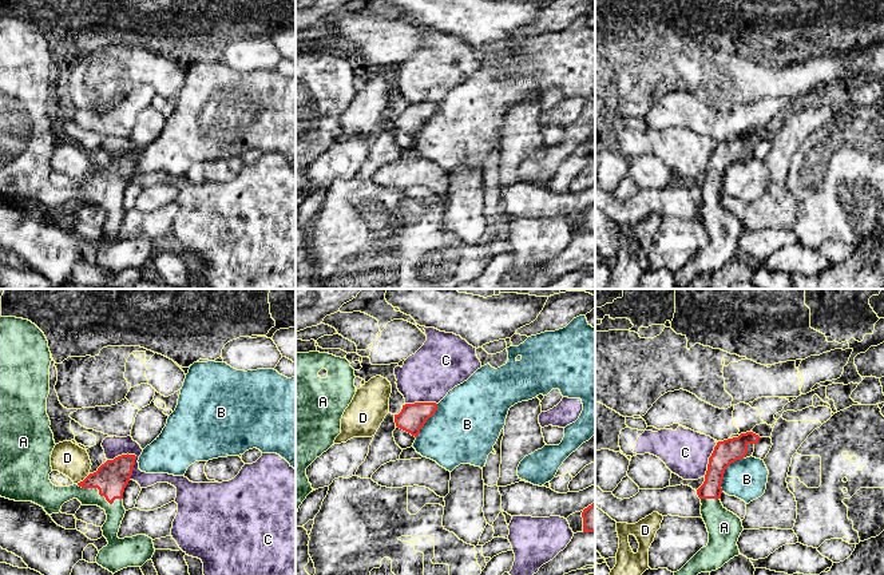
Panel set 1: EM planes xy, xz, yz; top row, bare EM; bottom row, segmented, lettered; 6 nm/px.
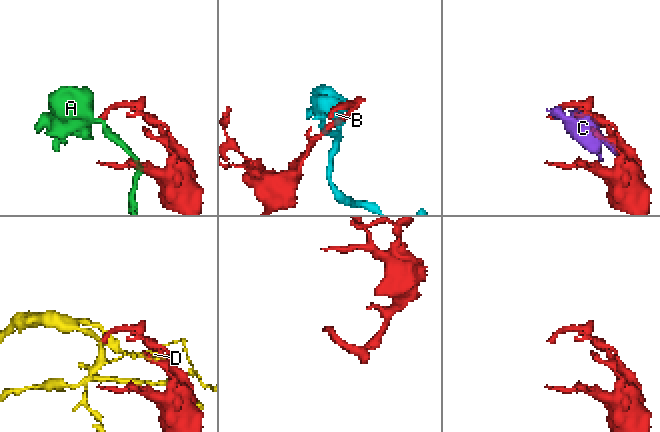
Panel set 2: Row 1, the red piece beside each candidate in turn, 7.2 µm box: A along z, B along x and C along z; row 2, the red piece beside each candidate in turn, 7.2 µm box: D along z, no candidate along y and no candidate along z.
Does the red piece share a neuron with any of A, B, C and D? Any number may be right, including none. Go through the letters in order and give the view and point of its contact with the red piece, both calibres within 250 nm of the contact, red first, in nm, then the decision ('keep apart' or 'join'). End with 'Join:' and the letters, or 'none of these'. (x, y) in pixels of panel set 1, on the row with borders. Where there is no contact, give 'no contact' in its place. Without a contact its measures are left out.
A: xy (99, 492) | 200/110 nm | join
B: yz (724, 472) | 150/240 nm | keep apart
C: xy (133, 455) | 200/120 nm | keep apart
D: xy (84, 479) | 200/190 nm | keep apart
Join: A

